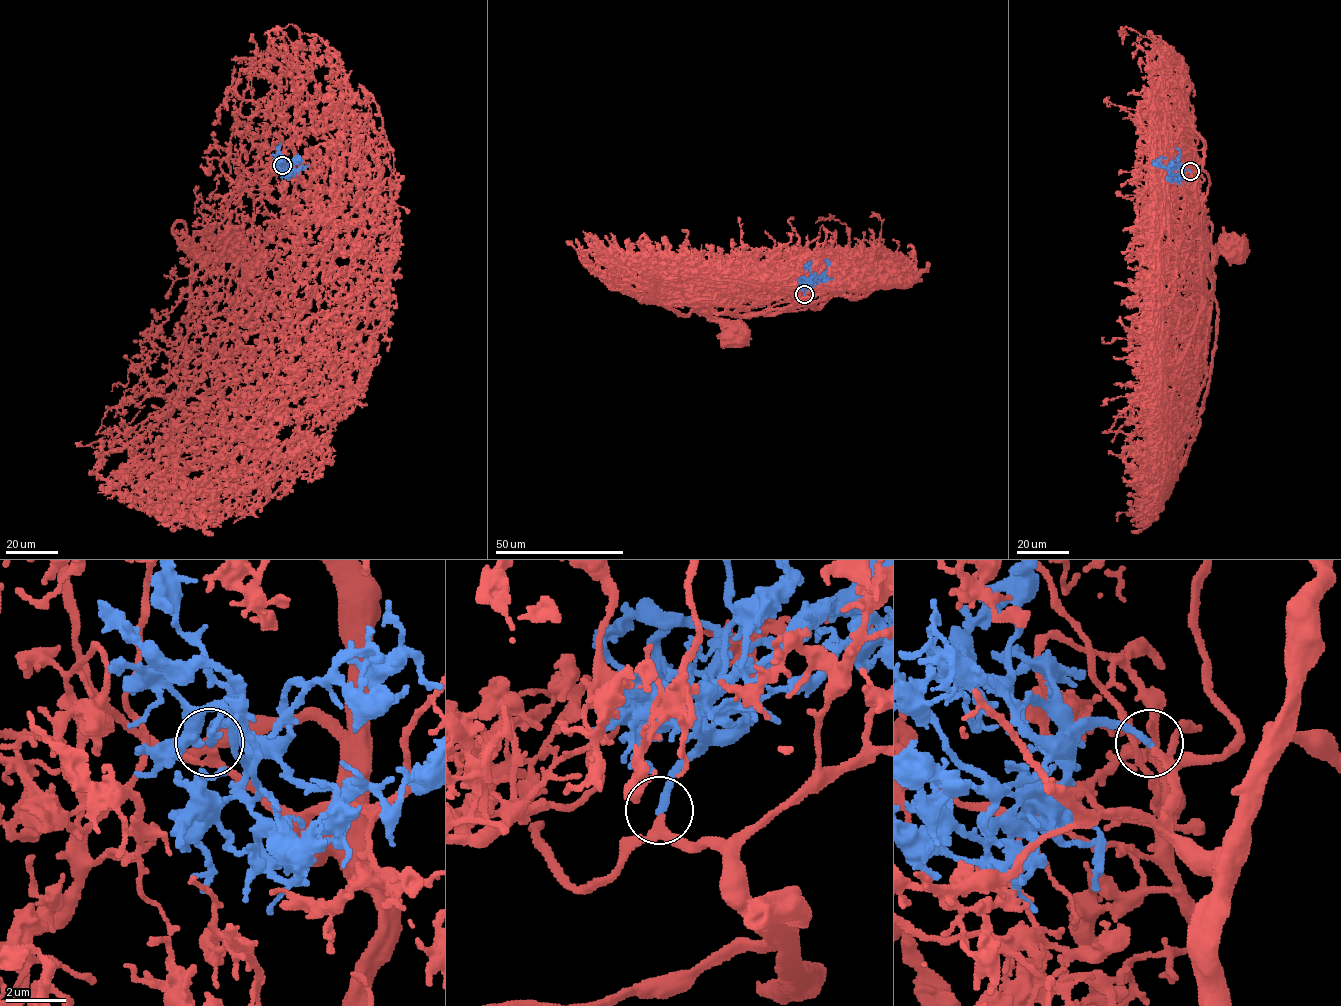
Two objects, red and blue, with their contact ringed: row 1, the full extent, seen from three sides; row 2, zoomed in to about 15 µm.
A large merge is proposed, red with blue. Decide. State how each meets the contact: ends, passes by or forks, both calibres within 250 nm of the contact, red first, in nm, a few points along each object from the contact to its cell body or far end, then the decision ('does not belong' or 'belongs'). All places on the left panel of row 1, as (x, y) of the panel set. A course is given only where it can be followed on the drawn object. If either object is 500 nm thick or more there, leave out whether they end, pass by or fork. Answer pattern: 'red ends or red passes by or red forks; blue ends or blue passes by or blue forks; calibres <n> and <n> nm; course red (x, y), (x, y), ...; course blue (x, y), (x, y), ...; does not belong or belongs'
red passes by; blue ends; calibres 190 and 240 nm; course red (282, 166), (296, 180), (289, 217), (249, 262), (210, 258), (202, 250), (209, 239), (224, 239), (234, 248); course blue (282, 165), (285, 170), (280, 153), (277, 154); belongs

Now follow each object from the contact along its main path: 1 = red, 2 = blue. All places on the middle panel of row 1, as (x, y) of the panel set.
1: (804, 295), (815, 302), (779, 312), (754, 314), (709, 312), (716, 318), (722, 318), (738, 334)
2: (804, 294), (811, 276), (810, 263), (805, 270)

